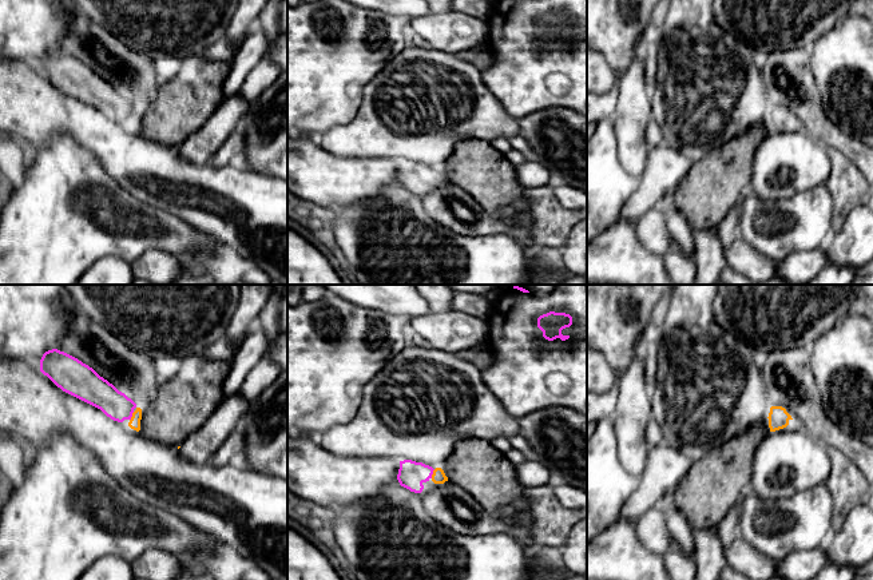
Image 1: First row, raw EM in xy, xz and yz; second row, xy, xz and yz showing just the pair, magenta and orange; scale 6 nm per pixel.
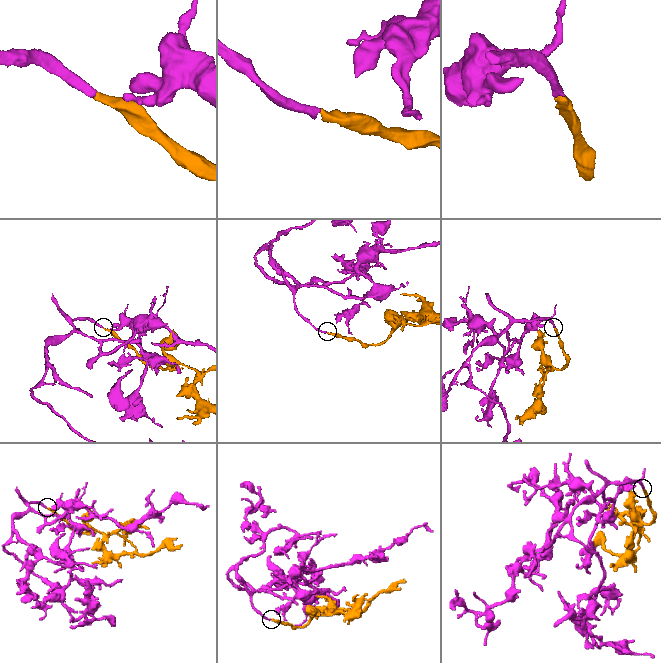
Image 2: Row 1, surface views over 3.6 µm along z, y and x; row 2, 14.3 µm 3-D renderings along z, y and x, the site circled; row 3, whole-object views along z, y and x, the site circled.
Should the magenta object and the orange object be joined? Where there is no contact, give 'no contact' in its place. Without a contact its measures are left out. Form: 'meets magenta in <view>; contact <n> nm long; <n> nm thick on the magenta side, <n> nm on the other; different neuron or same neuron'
meets magenta in xz; contact 60 nm long; 160 nm thick on the magenta side, 80 nm on the other; same neuron

